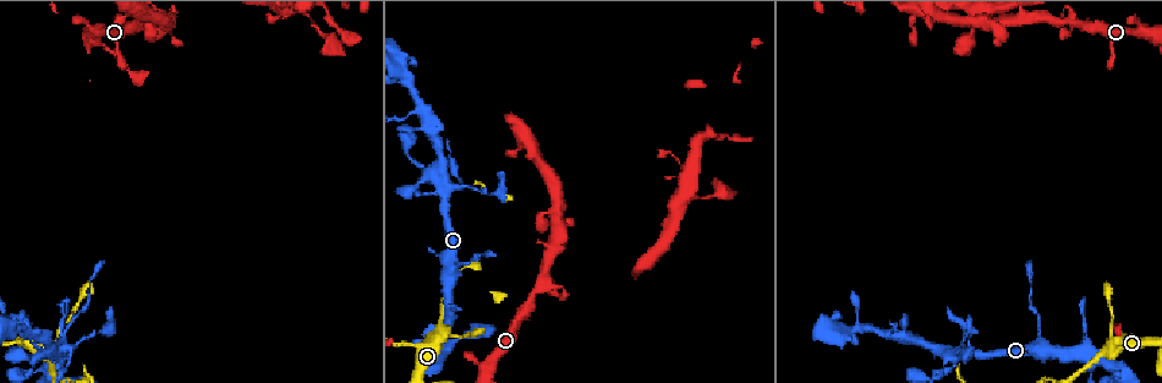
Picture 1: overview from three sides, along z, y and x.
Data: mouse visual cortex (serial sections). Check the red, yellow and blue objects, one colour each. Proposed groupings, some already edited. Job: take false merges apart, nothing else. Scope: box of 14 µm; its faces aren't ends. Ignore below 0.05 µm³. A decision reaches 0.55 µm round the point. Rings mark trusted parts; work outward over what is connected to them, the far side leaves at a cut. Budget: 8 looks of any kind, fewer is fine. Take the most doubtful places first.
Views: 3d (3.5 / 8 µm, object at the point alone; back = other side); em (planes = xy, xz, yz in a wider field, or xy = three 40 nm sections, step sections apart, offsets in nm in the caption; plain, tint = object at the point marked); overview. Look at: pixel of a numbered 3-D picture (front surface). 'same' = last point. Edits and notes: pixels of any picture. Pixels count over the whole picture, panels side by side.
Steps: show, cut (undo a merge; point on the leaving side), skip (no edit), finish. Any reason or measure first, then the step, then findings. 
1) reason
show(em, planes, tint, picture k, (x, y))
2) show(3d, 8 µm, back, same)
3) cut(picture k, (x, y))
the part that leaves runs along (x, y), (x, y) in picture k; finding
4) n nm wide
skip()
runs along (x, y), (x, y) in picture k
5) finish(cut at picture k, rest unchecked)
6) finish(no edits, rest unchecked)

three-way junction
show(3d, 8 µm, picture 1, (1108, 346))

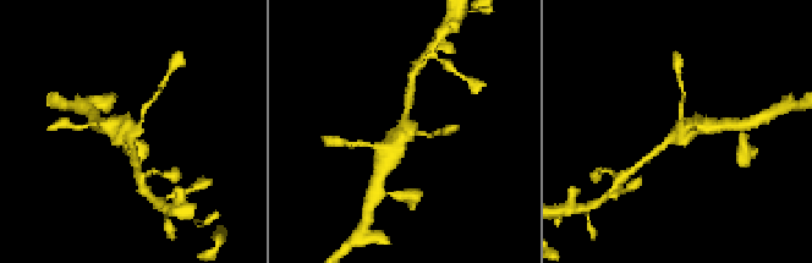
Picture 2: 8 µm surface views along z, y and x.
show(3d, 3.5 µm, picture 2, (414, 132))

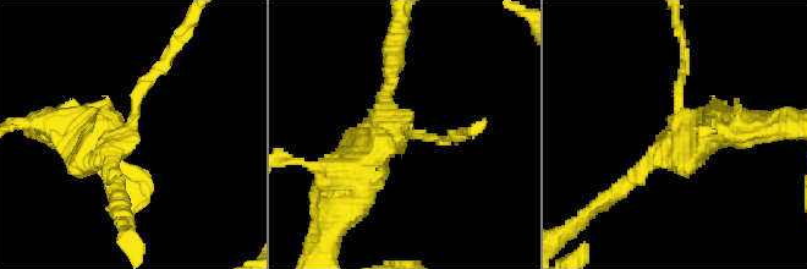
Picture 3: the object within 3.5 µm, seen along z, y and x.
skip()
runs along (81, 127), (119, 142), (164, 66) in picture 3; continuous, no second cell

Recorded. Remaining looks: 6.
a narrow waist
show(3d, 3.5 µm, picture 1, (442, 190))

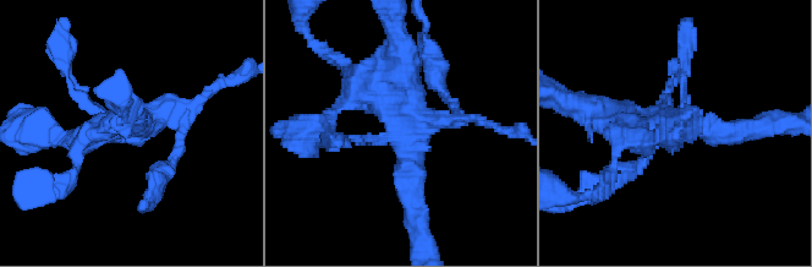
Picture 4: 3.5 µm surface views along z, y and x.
show(em, planes, tint, picture 4, (408, 130))

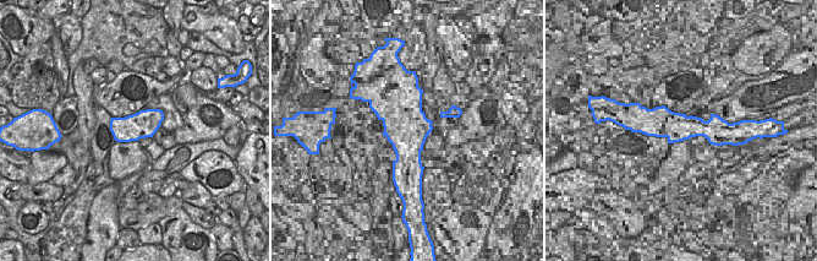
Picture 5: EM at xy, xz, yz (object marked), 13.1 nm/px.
skip()
runs along (761, 126), (663, 126), (598, 110) in picture 4; all the same cell

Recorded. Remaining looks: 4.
sudden change in width
show(3d, 8 µm, picture 1, (861, 326))

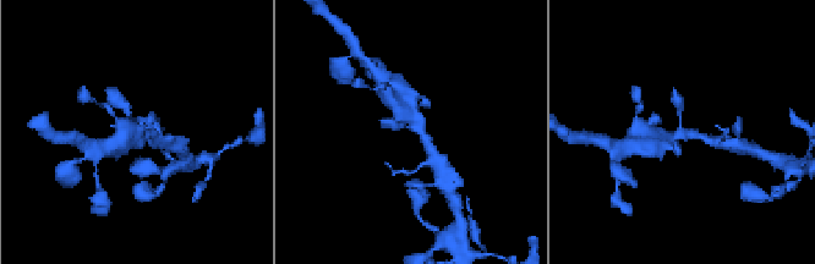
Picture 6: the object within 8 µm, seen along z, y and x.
4 arms; arms of 100, 250, 250, 350 nm; now the EM
show(em, xy, step 3, tint, picture 6, (418, 128))

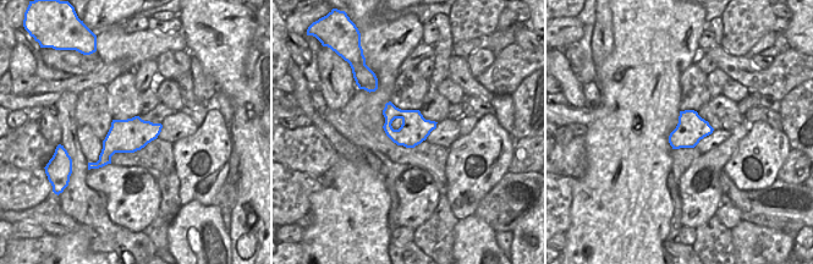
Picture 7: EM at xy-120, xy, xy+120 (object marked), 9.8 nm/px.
skip()
runs along (436, 157), (405, 99) in picture 6; all the same cell

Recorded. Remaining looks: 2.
finish(no edits, rest unchecked)

